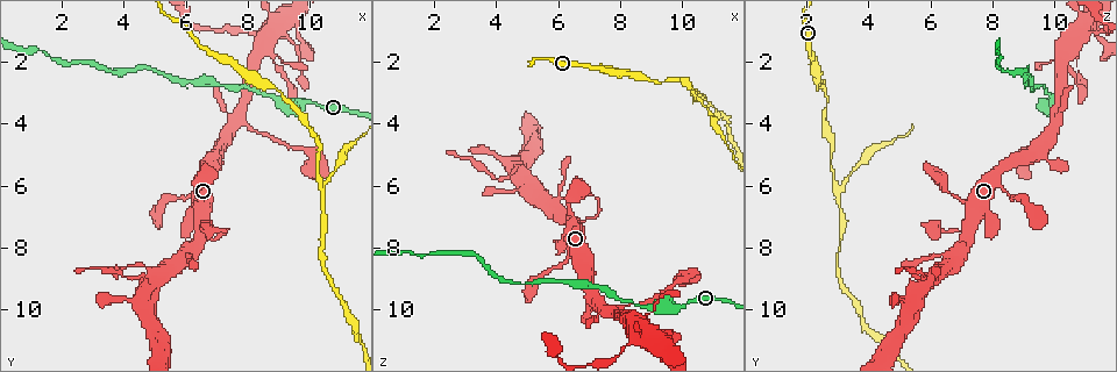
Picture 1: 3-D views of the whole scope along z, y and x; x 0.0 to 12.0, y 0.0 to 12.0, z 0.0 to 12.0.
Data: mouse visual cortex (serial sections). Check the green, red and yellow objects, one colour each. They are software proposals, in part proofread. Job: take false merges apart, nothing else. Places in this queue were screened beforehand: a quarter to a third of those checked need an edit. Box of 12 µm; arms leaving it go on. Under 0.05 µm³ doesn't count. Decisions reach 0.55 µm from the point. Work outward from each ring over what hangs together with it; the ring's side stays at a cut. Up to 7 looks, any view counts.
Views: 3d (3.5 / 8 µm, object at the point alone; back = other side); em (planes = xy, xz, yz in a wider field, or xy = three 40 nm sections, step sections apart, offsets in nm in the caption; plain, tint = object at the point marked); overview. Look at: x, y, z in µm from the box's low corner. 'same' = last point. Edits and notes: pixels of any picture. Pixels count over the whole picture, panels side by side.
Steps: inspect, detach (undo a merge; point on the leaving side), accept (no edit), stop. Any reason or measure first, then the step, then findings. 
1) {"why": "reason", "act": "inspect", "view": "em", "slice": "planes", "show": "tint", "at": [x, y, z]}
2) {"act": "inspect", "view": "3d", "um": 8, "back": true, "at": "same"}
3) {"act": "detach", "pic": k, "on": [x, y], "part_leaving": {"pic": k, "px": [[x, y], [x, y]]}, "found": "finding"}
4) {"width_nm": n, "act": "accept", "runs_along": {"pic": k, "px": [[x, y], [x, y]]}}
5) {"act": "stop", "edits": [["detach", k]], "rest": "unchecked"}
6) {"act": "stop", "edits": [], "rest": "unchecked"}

{"why": "a fork", "act": "inspect", "view": "3d", "um": 3.5, "at": [7.6, 3.9, 10.1]}

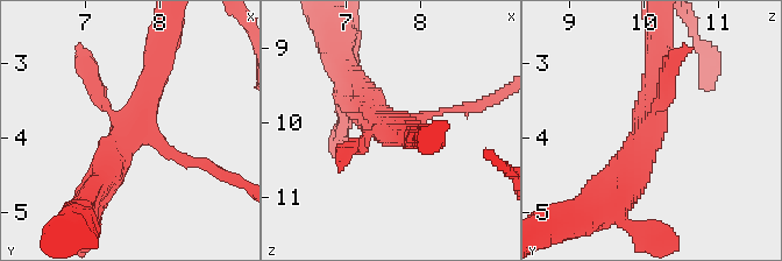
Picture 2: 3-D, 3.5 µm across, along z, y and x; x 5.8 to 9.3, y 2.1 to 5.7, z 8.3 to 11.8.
{"why": "now the EM", "act": "inspect", "view": "em", "slice": "xy", "step": 3, "show": "tint", "at": [7.50, 3.95, 10.05]}

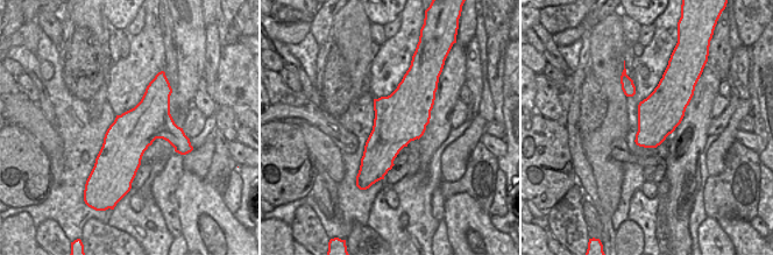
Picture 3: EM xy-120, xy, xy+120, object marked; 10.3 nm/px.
{"act": "accept", "runs_along": {"pic": 2, "px": [[91, 196], [116, 160], [156, 66]]}, "found": "continuous, no second cell"}

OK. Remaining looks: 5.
{"why": "sharp bend", "act": "inspect", "view": "3d", "um": 8, "at": [8.5, 1.2, 10.8]}

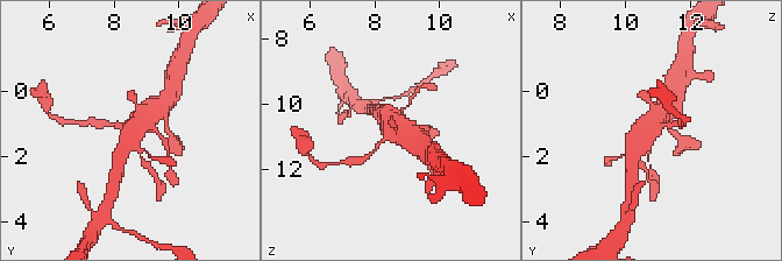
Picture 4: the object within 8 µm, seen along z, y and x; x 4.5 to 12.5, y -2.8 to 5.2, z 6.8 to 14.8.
{"act": "inspect", "view": "3d", "um": 3.5, "at": [8.5, 1.1, 10.8]}

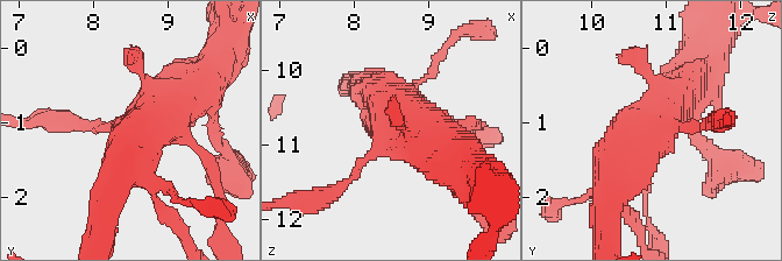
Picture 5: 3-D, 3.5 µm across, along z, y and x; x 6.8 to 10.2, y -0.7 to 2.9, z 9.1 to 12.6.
{"act": "inspect", "view": "em", "slice": "xy", "step": 2, "show": "tint", "at": [8.45, 1.20, 10.85]}

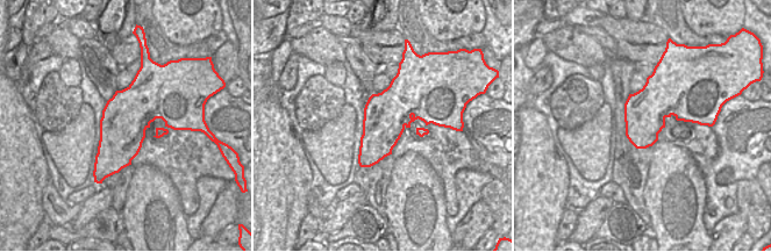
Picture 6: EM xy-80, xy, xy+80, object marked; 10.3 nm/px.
{"act": "accept", "runs_along": {"pic": 5, "px": [[106, 207], [139, 128], [182, 104]]}, "found": "continuous, no second cell"}

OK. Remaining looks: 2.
{"why": "two arms in line, one across", "act": "inspect", "view": "3d", "um": 3.5, "at": [10.4, 6.1, 3.0]}

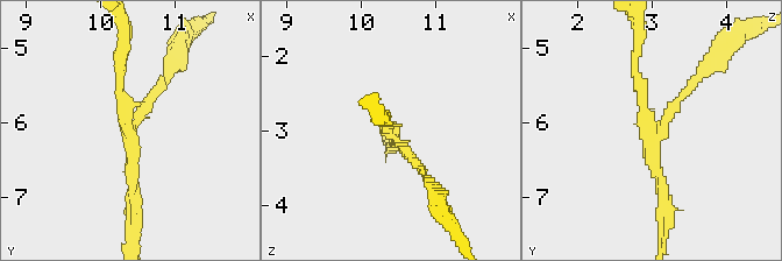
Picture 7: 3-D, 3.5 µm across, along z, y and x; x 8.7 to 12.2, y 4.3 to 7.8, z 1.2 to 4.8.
{"arms": 3, "arm_widths_nm": [100, 150, 150], "act": "inspect", "view": "em", "slice": "xy", "step": 3, "show": "tint", "at": [10.35, 6.05, 3.00]}

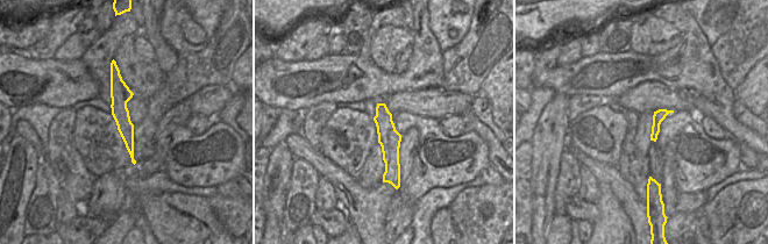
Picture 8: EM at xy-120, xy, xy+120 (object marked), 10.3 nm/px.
{"act": "detach", "pic": 7, "on": [154, 93], "part_leaving": {"pic": 7, "px": [[136, 121], [162, 89], [179, 46]]}, "found": "two cells meet here"}

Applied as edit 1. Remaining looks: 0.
{"act": "stop", "edits": [["detach", 7]], "rest": "unchecked"}

